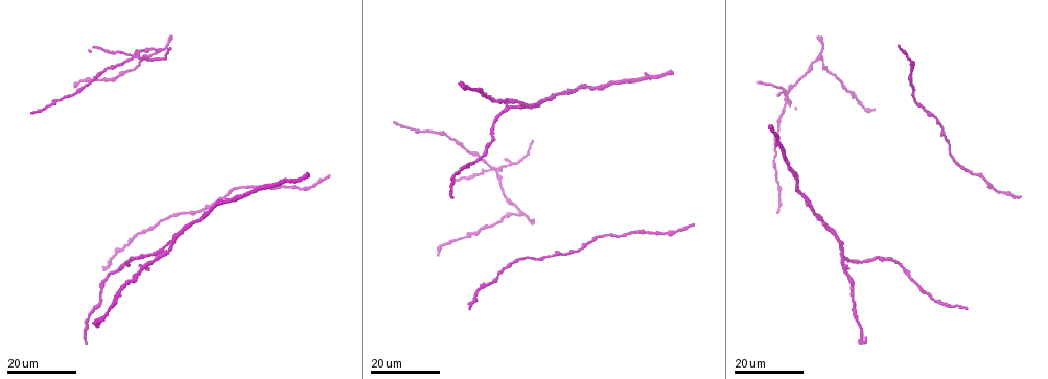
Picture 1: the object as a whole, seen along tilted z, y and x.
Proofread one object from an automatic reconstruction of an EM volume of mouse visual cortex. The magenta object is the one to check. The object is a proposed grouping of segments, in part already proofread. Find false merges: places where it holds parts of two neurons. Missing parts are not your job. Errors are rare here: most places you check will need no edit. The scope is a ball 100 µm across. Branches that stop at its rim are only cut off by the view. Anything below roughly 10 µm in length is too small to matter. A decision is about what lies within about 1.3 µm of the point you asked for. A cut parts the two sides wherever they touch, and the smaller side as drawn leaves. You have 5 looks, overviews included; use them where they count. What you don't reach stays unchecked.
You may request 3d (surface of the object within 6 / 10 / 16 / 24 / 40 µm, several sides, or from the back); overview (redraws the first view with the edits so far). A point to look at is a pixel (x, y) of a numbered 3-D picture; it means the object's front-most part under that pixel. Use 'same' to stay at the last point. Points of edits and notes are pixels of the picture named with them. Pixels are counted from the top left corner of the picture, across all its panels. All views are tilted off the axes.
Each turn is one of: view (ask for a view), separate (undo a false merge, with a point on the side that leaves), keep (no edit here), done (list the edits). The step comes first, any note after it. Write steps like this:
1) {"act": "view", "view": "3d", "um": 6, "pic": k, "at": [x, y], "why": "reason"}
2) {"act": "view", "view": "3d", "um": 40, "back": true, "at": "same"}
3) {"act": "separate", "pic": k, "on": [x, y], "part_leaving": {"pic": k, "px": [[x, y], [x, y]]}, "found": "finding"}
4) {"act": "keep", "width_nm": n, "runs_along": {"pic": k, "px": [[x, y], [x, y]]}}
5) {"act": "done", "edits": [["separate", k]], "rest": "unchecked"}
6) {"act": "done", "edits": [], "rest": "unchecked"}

{"act": "view", "view": "3d", "um": 16, "pic": 1, "at": [217, 200]}

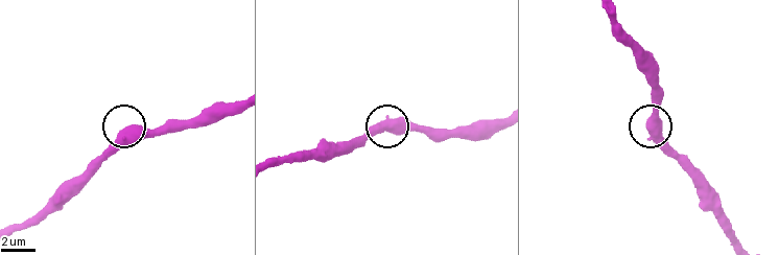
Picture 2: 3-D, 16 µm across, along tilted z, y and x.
{"act": "view", "view": "3d", "um": 6, "pic": 2, "at": [127, 128], "why": "zoom in"}

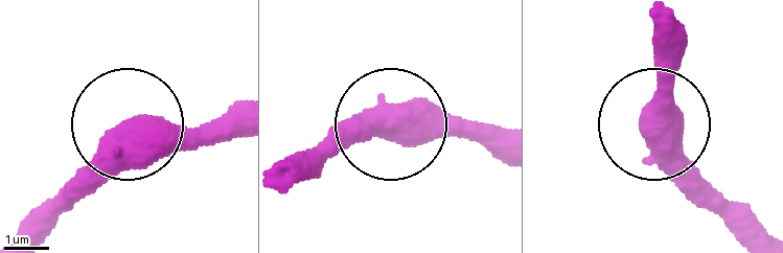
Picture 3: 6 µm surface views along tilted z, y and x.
{"act": "keep", "runs_along": {"pic": 3, "px": [[46, 224], [125, 130], [237, 125]]}, "found": "all the same neuron"}

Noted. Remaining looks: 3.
{"act": "view", "view": "3d", "um": 16, "pic": 1, "at": [107, 69], "why": "calibre changes"}

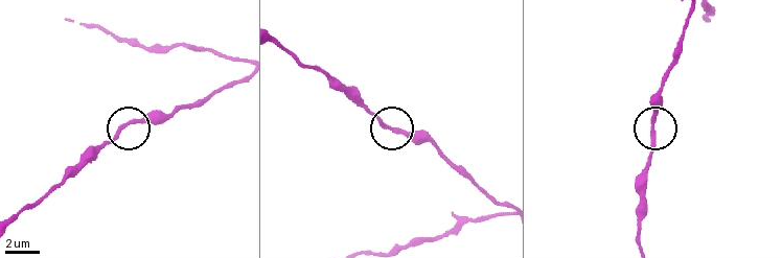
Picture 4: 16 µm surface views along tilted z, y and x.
{"act": "view", "view": "3d", "um": 10, "pic": 4, "at": [398, 132], "why": "closer look"}

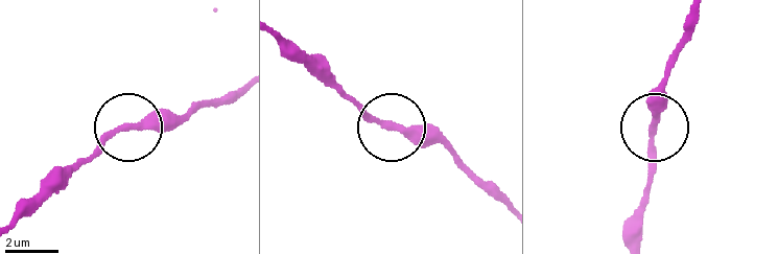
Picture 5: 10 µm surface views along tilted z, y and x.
{"act": "keep", "runs_along": {"pic": 5, "px": [[499, 202], [446, 151], [413, 142], [342, 98]]}, "found": "continuous, no second neuron"}

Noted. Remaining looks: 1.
{"act": "done", "edits": [], "rest": "unchecked"}

